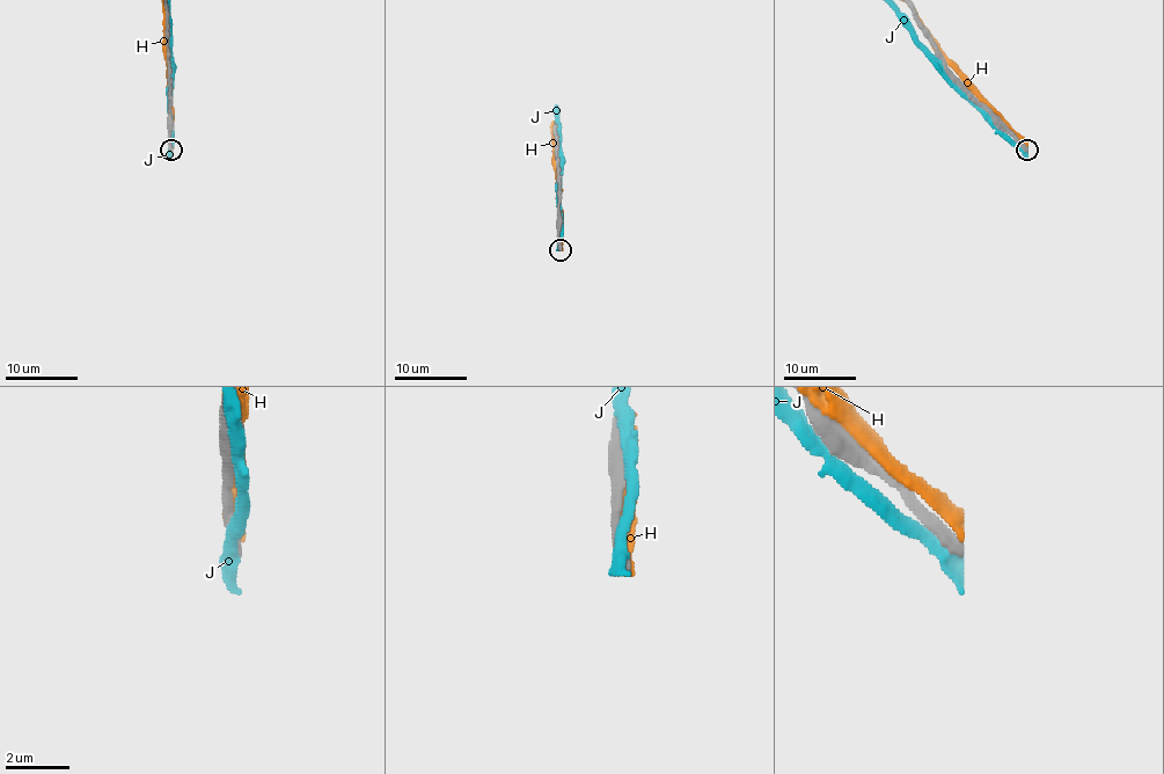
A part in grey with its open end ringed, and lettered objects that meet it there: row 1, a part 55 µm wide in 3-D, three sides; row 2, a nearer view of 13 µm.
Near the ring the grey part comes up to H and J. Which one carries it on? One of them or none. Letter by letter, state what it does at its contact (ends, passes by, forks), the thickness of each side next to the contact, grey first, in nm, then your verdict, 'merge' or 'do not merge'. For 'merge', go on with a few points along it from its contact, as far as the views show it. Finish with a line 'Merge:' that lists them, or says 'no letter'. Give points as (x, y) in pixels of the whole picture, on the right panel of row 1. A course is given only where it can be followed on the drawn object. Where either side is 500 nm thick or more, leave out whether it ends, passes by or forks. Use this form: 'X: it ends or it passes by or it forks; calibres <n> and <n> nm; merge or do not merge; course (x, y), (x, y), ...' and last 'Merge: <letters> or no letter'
H: it ends; calibres 460 and 460 nm; do not merge
J: calibres 500 and 400 nm; do not merge
Merge: no letter

